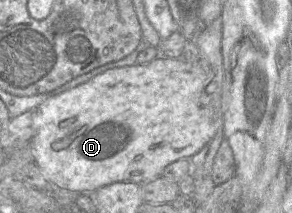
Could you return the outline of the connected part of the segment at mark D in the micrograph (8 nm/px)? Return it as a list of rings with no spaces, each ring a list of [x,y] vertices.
[[[156,57],[152,61],[131,66],[115,67],[97,74],[87,82],[75,86],[57,95],[51,96],[33,111],[34,136],[30,148],[35,164],[51,187],[74,192],[92,192],[117,182],[132,182],[143,185],[161,176],[166,166],[174,161],[190,159],[202,149],[214,134],[214,109],[206,88],[212,78],[208,62],[200,58],[197,62],[186,62],[180,58]]]

